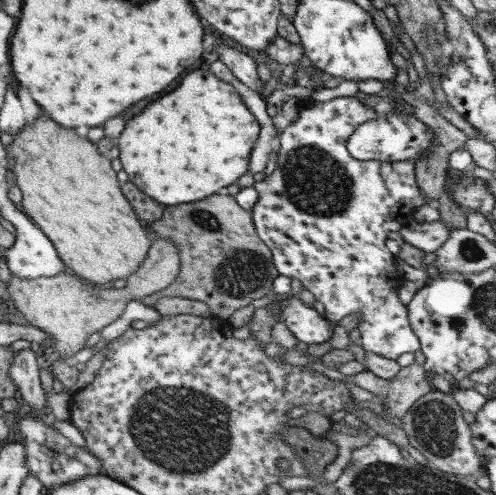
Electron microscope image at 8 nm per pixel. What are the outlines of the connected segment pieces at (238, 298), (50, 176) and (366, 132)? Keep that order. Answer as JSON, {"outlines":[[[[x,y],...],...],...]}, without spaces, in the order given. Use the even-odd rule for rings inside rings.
{"outlines":[[[[208,196],[200,202],[178,206],[178,212],[174,214],[174,206],[166,206],[164,216],[151,224],[157,236],[172,239],[180,253],[180,270],[176,280],[171,283],[168,290],[162,290],[144,297],[139,302],[154,308],[160,298],[178,297],[183,299],[198,299],[205,302],[210,308],[213,317],[228,319],[233,312],[250,305],[252,300],[258,300],[270,295],[273,290],[273,282],[279,272],[273,262],[273,256],[269,246],[258,236],[251,213],[244,210],[235,200],[235,196]]],[[[42,114],[32,126],[26,126],[22,134],[18,132],[14,136],[14,142],[6,147],[6,152],[8,169],[14,173],[13,184],[22,191],[22,211],[52,241],[68,270],[98,286],[112,280],[126,279],[140,268],[152,240],[120,192],[116,171],[110,160],[104,158],[94,144],[78,138],[74,130],[60,128],[46,114]]],[[[380,115],[364,122],[354,130],[348,138],[347,150],[352,158],[360,161],[416,164],[427,156],[429,149],[433,146],[434,138],[436,138],[434,130],[416,117]]]]}

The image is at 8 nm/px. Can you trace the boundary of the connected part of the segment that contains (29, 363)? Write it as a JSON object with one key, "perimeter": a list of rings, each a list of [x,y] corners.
{"perimeter":[[[29,348],[15,352],[10,363],[10,378],[14,380],[22,398],[32,407],[32,415],[44,418],[48,398],[40,385],[38,361],[34,351]]]}

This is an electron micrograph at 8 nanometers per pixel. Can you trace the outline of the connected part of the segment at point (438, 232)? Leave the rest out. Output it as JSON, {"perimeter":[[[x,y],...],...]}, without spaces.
{"perimeter":[[[410,220],[400,228],[399,232],[405,242],[424,253],[435,252],[448,239],[454,226],[444,220],[427,222],[426,224]]]}

